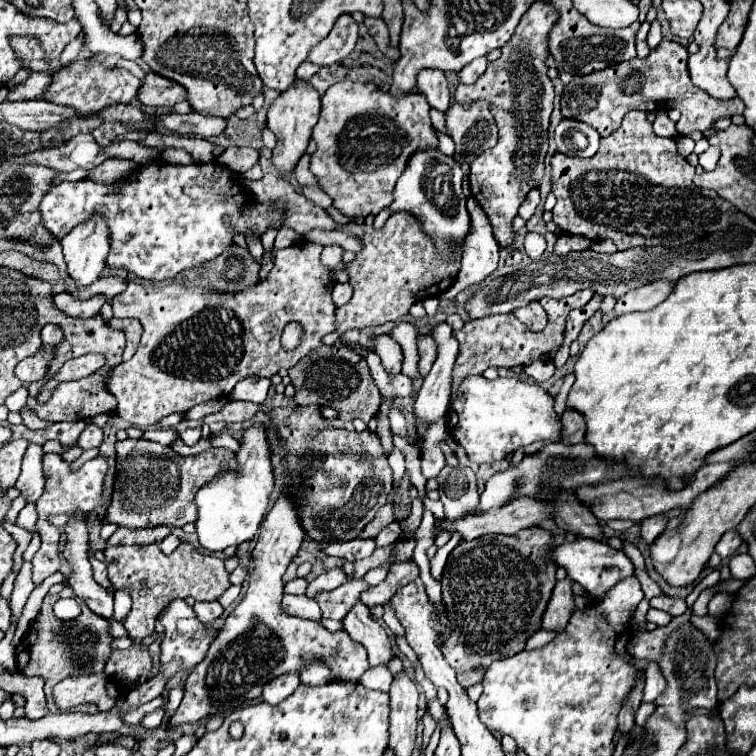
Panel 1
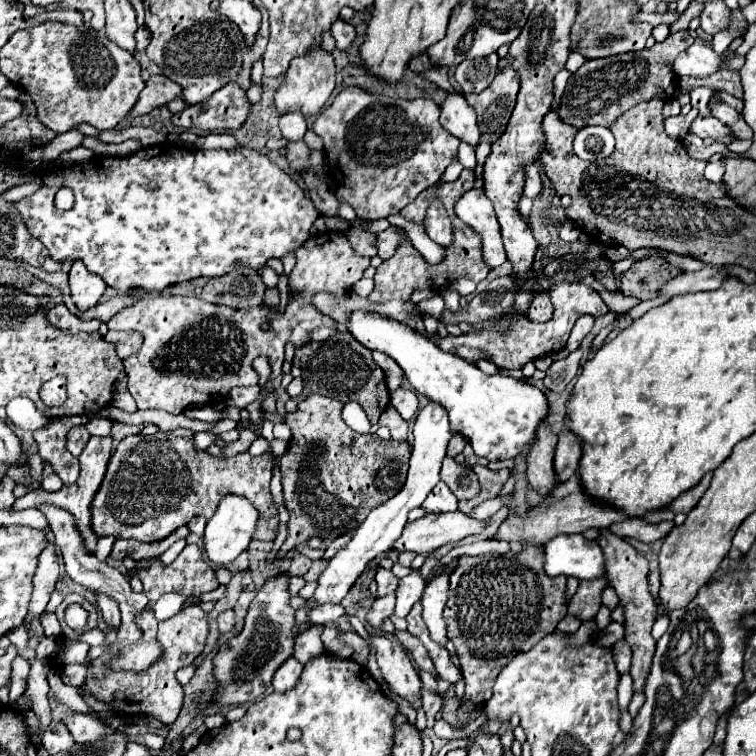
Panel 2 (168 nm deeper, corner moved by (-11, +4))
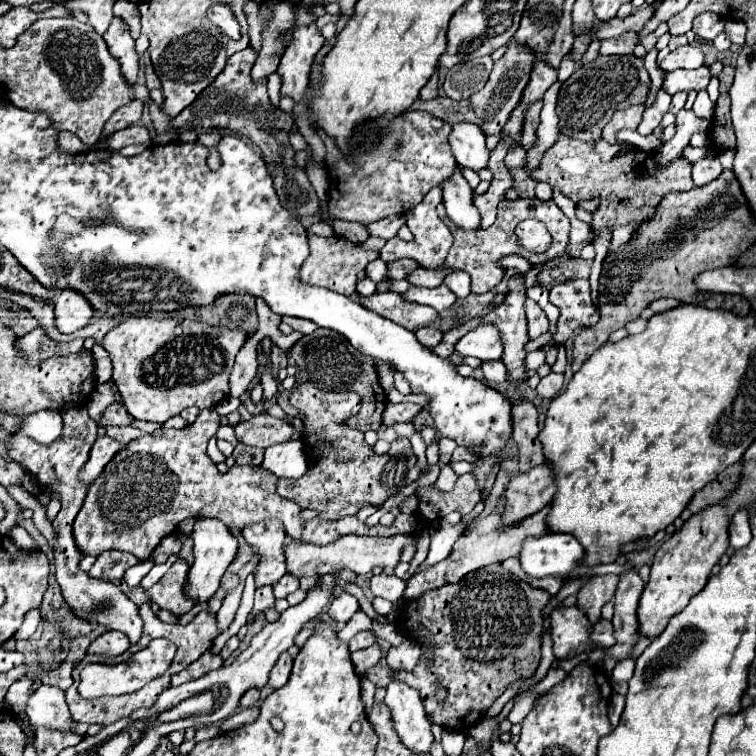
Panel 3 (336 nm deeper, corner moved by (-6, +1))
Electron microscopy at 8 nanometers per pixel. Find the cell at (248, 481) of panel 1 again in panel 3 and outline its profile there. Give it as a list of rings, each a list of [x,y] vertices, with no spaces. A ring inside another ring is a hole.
[[[196,519],[192,539],[194,539],[194,563],[192,563],[190,573],[186,577],[184,593],[194,605],[198,605],[198,603],[210,601],[214,597],[214,593],[218,591],[224,571],[228,569],[228,565],[236,557],[238,541],[234,535],[230,535],[228,527],[218,519]]]

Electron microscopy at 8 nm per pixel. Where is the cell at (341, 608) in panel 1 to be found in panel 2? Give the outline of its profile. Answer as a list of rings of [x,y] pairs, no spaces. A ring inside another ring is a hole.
[[[379,570],[375,574],[375,580],[377,580],[377,594],[379,596],[395,592],[397,586],[399,586],[399,578],[391,570]]]

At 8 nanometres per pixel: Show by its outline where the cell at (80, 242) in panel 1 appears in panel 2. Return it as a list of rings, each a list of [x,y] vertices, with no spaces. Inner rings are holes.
[[[75,260],[69,270],[69,284],[71,284],[73,302],[81,312],[95,306],[107,288],[103,278],[99,274],[89,272],[85,264],[79,260]]]

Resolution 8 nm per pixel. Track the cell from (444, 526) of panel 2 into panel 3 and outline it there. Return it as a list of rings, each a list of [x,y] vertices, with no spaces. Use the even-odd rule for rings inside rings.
[[[344,535],[334,543],[328,545],[312,545],[306,541],[290,541],[284,547],[286,553],[286,567],[288,573],[294,577],[320,577],[326,573],[334,573],[340,569],[350,569],[356,575],[366,575],[374,567],[382,565],[384,569],[394,569],[396,563],[400,561],[400,551],[406,545],[416,543],[414,535],[394,535],[394,537],[358,537],[358,535]]]

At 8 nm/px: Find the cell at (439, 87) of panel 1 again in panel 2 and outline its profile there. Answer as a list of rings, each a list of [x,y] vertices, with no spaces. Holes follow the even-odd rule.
[[[447,92],[445,102],[441,104],[441,124],[459,140],[469,142],[471,146],[479,144],[479,128],[475,120],[475,110],[467,104],[463,94]]]

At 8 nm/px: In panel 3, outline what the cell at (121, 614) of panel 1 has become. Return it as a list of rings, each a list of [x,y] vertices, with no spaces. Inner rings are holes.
[[[148,559],[148,561],[142,561],[142,563],[134,565],[134,567],[130,567],[130,569],[124,573],[124,581],[126,581],[130,587],[140,585],[142,577],[152,569],[152,565],[154,565],[154,559]]]

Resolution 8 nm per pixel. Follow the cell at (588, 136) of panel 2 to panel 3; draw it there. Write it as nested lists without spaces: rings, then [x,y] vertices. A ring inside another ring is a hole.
[[[600,139],[594,145],[594,151],[600,155],[603,162],[610,161],[615,154],[620,150],[621,146],[618,144],[609,144],[605,140]]]

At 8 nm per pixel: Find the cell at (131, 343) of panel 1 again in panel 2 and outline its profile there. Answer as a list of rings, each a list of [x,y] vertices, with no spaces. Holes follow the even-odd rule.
[[[109,330],[105,334],[105,340],[113,342],[117,346],[117,356],[125,360],[141,348],[143,334],[137,330]]]

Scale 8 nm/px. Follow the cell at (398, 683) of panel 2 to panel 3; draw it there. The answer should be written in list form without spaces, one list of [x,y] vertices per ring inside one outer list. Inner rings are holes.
[[[390,681],[386,687],[386,705],[392,713],[394,729],[400,741],[412,751],[426,755],[434,741],[420,695],[402,681]]]

